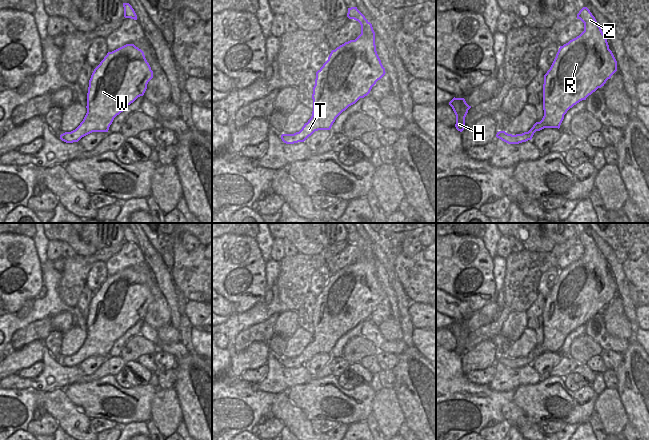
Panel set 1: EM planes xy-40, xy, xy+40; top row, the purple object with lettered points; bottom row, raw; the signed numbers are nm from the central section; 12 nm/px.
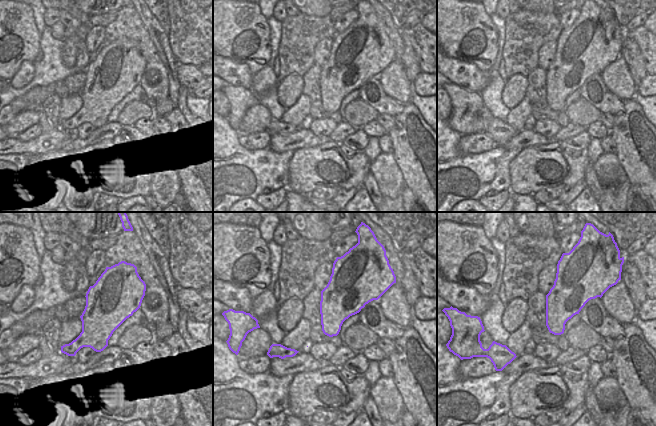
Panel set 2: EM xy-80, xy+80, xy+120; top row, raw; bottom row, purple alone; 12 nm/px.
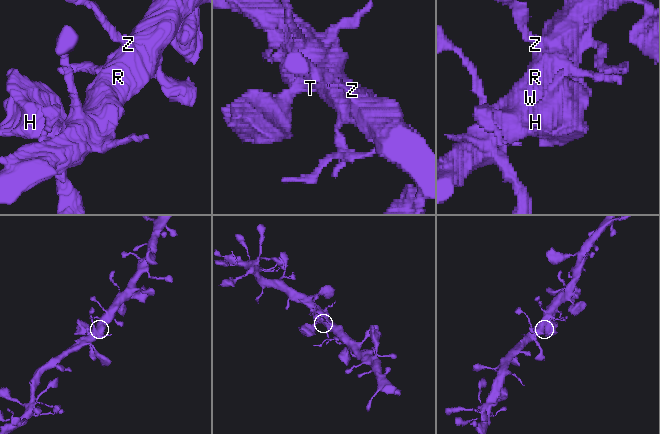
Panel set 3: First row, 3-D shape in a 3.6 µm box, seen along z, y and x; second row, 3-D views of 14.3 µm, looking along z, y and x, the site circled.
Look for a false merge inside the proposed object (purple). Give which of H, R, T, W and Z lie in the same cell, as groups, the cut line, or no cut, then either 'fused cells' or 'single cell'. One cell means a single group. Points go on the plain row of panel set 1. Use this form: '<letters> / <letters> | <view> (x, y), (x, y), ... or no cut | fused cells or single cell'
H R T W Z | no cut | single cell

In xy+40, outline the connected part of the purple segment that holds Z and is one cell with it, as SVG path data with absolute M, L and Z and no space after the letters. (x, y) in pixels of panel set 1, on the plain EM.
M583 231L577 243L584 247L584 255L560 270L544 299L542 344L528 356L512 359L499 355L497 362L508 368L519 368L531 364L536 355L559 353L567 335L604 310L617 295L617 285L590 234Z

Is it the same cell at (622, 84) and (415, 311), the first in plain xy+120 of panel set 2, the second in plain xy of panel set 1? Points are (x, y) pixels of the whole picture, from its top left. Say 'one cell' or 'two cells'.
two cells

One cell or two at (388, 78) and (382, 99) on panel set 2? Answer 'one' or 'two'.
two

